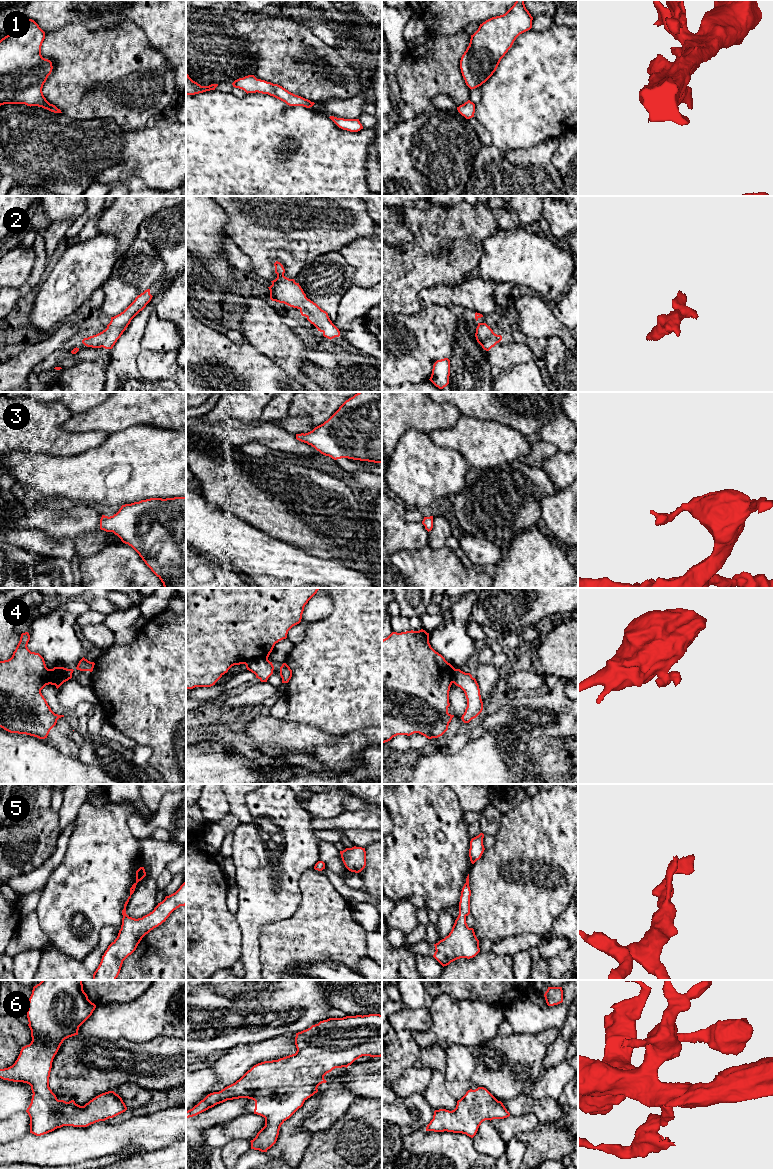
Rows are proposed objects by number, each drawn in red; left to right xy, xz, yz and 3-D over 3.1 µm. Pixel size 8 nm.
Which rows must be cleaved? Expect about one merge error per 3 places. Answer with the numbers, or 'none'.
4

